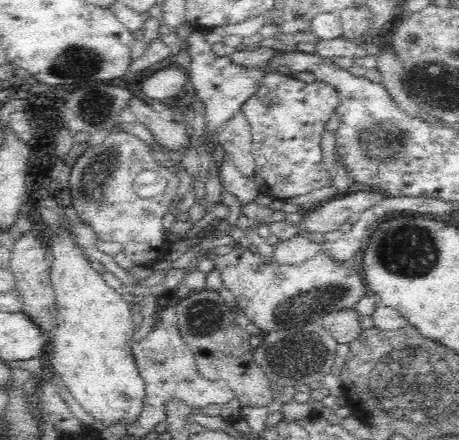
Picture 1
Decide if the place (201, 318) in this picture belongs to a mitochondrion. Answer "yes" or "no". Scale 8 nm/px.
yes

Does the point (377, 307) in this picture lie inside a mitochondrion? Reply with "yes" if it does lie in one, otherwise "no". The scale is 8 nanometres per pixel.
no

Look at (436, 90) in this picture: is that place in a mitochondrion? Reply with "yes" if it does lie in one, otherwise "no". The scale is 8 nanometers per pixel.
yes

